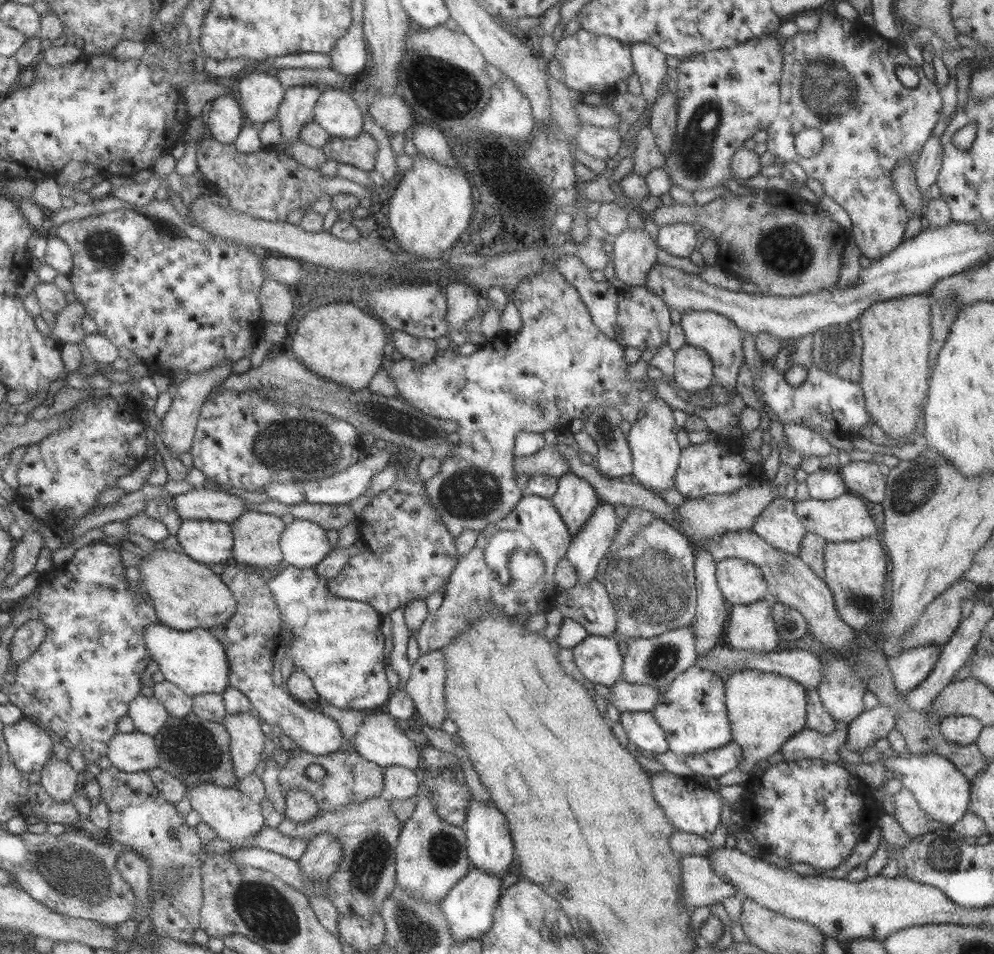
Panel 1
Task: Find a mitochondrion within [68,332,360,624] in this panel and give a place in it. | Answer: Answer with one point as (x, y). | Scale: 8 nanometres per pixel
(301, 444)

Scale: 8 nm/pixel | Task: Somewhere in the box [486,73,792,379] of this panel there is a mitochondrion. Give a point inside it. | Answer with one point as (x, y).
(702, 128)

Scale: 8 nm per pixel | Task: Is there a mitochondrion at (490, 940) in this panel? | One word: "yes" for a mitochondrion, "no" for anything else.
no

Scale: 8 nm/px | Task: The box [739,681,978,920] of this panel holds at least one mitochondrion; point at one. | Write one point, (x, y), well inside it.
(945, 854)

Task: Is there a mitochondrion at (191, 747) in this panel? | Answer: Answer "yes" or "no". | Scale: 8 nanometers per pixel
yes

